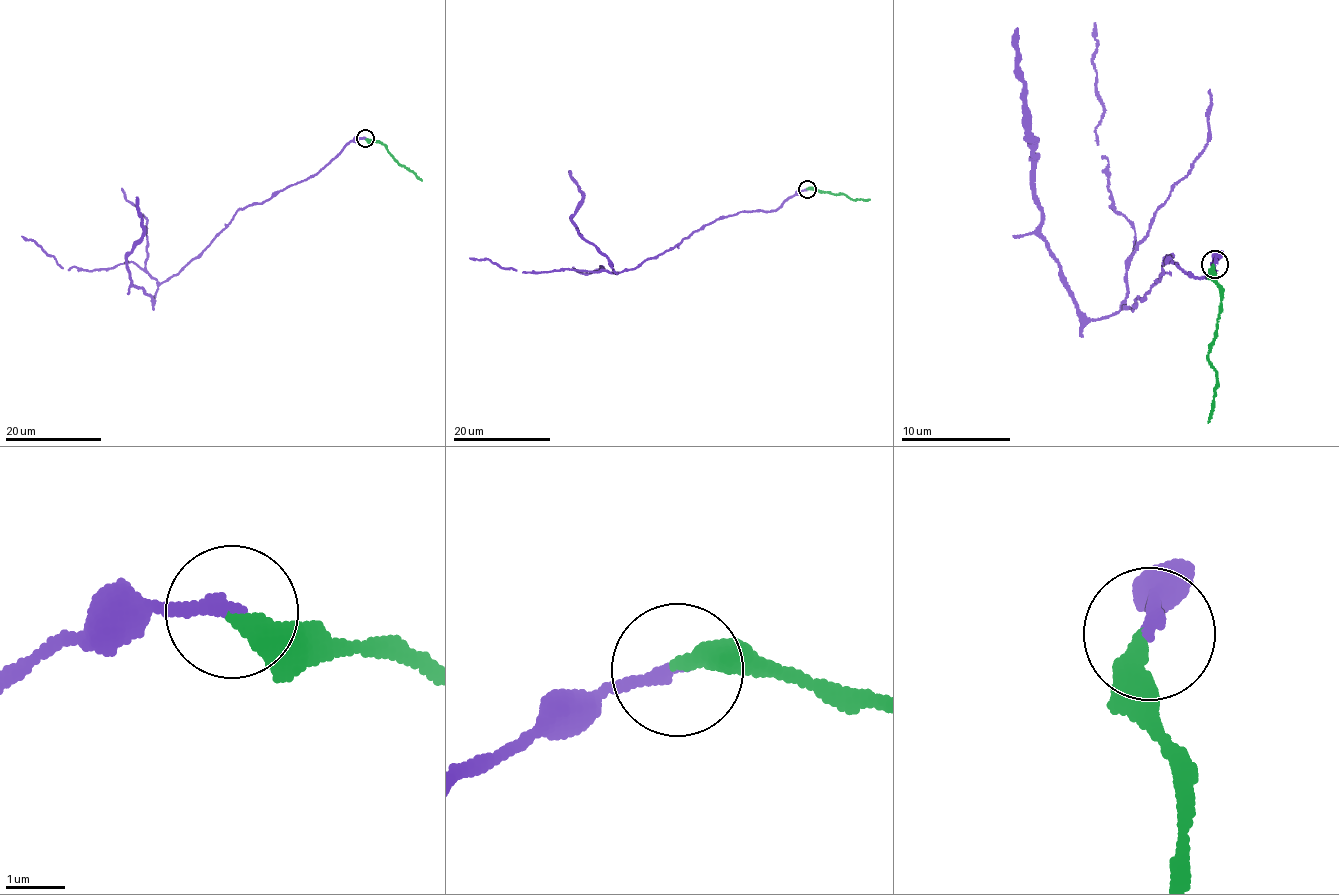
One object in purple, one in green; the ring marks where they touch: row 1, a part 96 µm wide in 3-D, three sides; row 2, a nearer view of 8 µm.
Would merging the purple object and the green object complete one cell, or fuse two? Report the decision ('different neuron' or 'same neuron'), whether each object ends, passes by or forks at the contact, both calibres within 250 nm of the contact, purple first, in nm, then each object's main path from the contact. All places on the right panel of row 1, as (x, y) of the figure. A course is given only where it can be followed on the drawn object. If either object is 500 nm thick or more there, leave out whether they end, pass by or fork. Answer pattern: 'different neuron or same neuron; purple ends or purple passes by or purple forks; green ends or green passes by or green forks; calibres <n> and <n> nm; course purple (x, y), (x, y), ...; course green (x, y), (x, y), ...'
different neuron; purple ends; green ends; calibres 240 and 320 nm; course purple (1215, 264), (1192, 278), (1165, 254), (1131, 310), (1078, 308), (1041, 232), (1015, 27); course green (1215, 264), (1220, 287), (1218, 328), (1207, 355), (1217, 387), (1207, 422)

